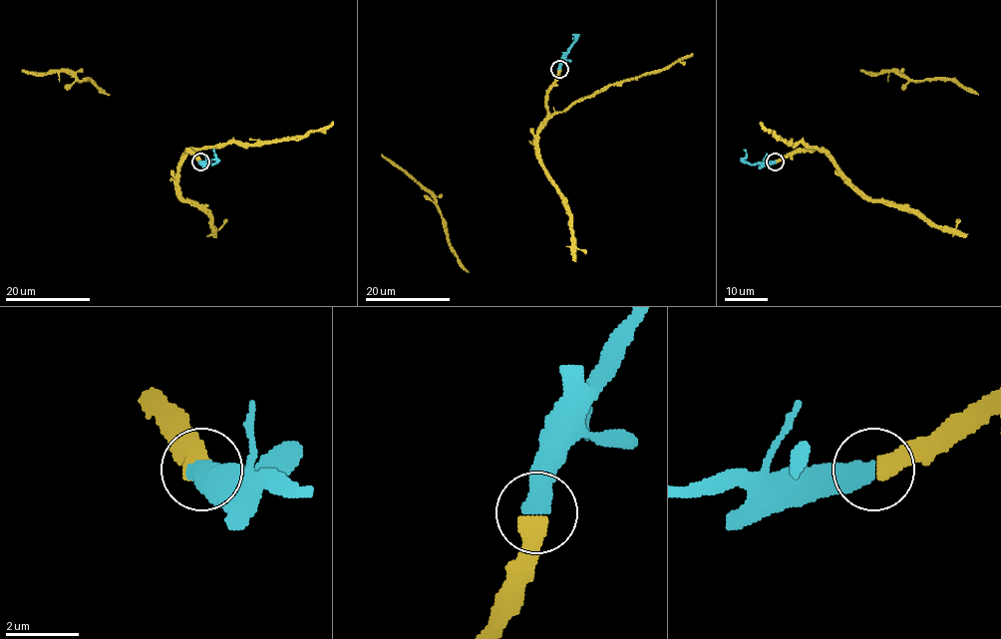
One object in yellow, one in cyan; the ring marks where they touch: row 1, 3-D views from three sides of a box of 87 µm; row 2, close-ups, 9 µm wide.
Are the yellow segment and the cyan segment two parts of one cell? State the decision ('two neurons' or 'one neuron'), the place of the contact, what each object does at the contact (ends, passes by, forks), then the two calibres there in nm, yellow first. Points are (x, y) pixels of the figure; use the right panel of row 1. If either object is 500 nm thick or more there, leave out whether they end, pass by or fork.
one neuron | (775, 161) | 550/550 nm

